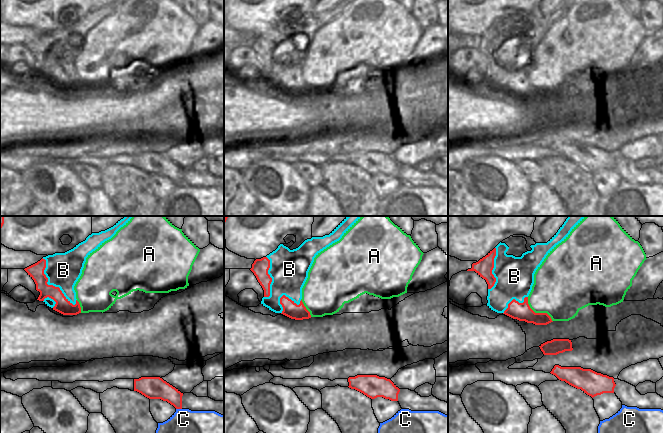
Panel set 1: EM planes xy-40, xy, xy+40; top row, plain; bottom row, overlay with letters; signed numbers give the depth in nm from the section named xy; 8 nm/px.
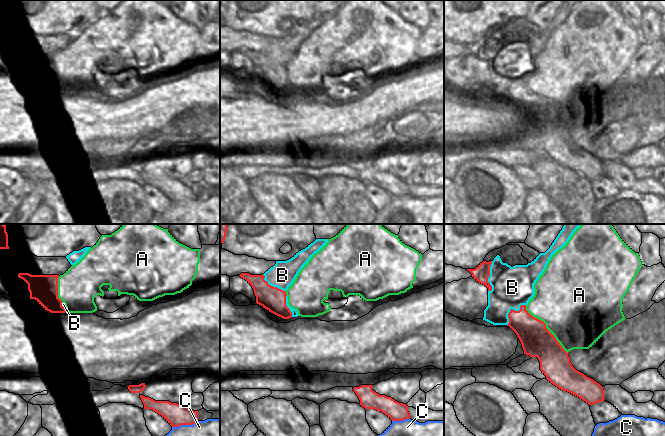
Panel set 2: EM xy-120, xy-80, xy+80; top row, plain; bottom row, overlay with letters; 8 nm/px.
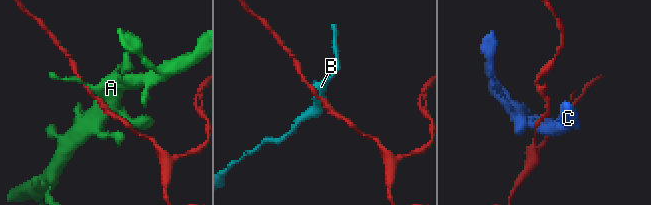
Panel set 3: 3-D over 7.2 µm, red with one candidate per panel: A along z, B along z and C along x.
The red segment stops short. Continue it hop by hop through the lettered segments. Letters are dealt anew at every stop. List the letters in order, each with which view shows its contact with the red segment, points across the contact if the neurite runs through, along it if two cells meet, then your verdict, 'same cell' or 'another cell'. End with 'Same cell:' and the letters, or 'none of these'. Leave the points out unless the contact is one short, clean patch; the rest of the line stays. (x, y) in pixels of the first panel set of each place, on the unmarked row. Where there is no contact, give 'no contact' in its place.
A: meets red in xy+40; another cell
B: meets red in xy-40; another cell
C: meets red in xy-40; another cell
Same cell: none of these

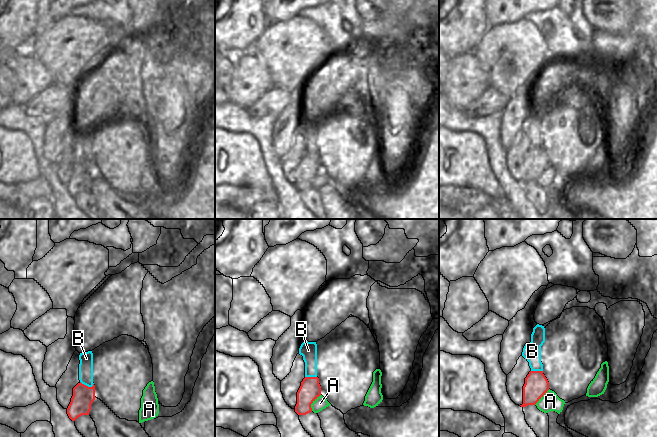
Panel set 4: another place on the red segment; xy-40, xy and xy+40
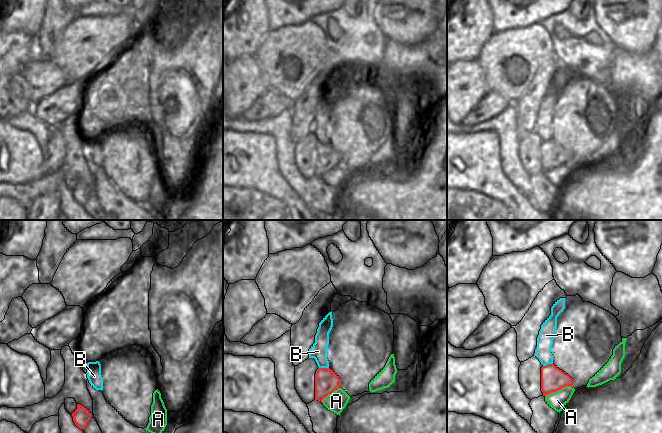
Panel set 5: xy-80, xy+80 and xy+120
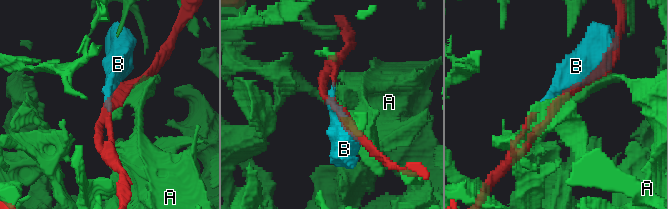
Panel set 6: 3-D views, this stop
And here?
A: meets red in xy+40; another cell
B: meets red in xy-40; same cell
Same cell: B

